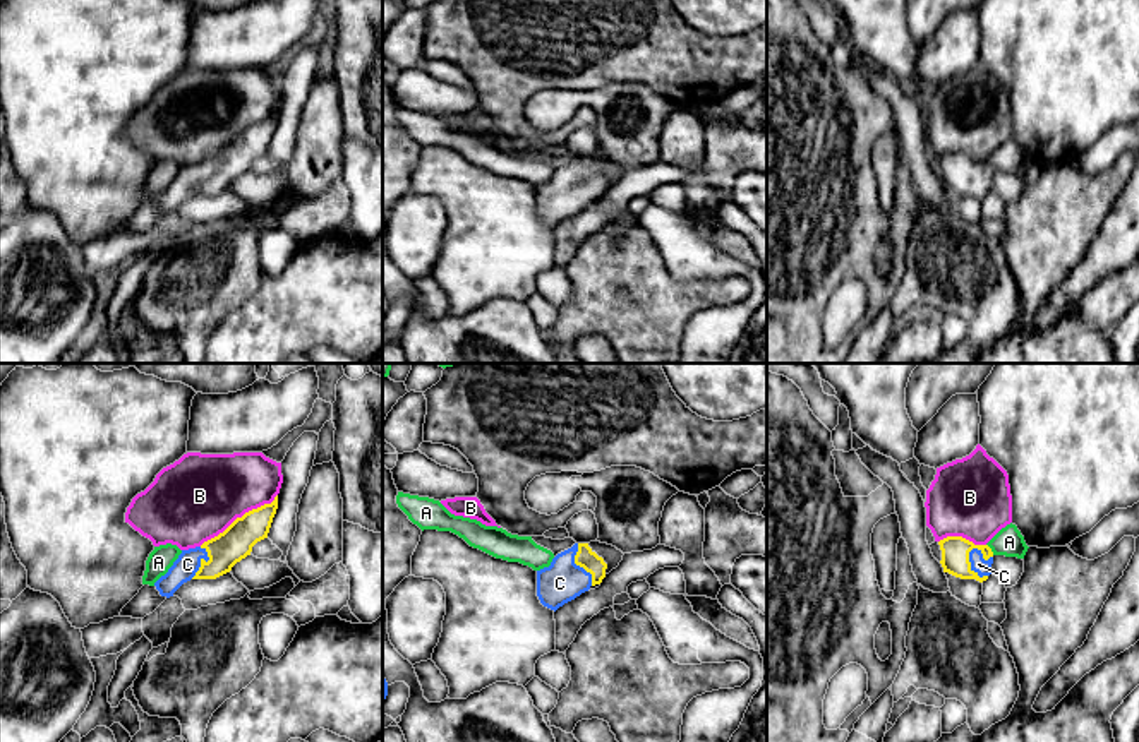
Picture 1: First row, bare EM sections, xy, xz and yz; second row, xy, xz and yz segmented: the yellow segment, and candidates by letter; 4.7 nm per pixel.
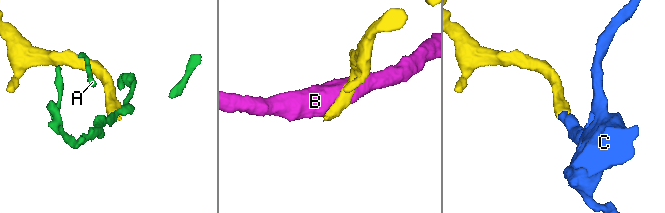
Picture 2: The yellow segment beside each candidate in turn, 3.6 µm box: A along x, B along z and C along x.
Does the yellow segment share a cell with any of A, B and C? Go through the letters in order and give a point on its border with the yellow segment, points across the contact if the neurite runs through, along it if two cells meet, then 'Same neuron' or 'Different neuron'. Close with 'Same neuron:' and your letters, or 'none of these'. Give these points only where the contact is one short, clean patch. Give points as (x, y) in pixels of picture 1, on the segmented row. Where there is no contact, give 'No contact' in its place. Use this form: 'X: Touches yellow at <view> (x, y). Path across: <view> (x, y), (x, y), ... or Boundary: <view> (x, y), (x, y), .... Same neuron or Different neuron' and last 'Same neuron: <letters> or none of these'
A: Touches yellow at yz (990, 549). Boundary: yz (987, 544), (994, 554). Different neuron
B: Touches yellow at xy (239, 518). Different neuron
C: Touches yellow at yz (970, 566). Path across: yz (956, 550), (970, 566), (978, 564). Same neuron
Same neuron: C

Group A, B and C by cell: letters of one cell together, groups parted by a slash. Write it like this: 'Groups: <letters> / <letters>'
Groups: A / B / C

